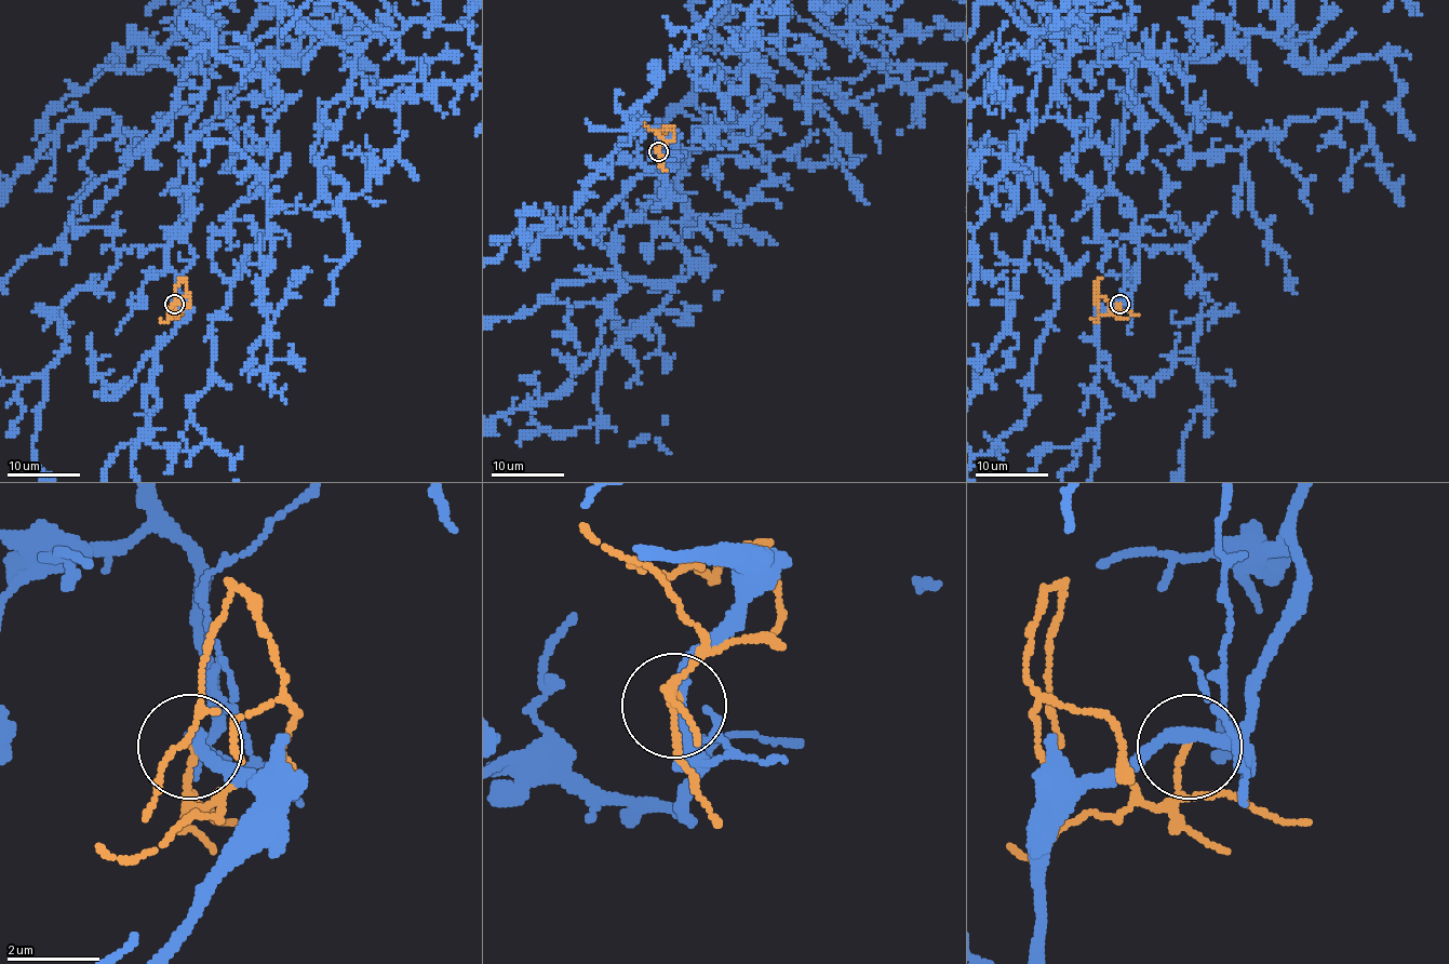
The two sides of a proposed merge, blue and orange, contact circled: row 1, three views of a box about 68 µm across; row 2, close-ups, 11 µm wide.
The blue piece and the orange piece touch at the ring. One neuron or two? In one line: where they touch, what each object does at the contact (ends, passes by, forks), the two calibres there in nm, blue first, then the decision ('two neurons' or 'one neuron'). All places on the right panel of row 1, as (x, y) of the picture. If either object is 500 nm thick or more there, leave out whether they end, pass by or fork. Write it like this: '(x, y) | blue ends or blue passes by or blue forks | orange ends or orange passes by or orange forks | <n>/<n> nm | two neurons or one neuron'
(1119, 304) | blue passes by | orange ends | 280/130 nm | two neurons

